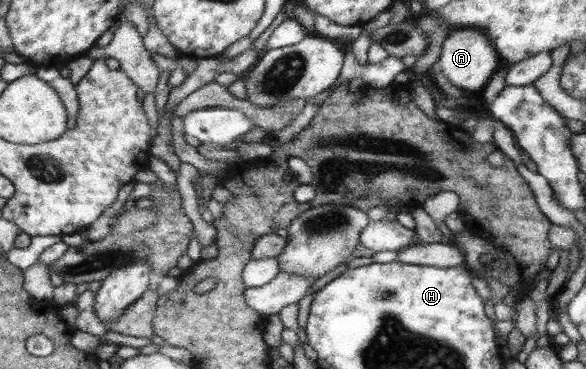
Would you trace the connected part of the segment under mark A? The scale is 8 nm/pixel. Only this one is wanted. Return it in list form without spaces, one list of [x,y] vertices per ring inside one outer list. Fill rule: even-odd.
[[[456,28],[450,30],[444,39],[438,56],[439,72],[455,89],[460,89],[466,94],[476,92],[490,80],[490,76],[498,68],[498,56],[490,46],[490,40],[478,30],[468,28]]]

